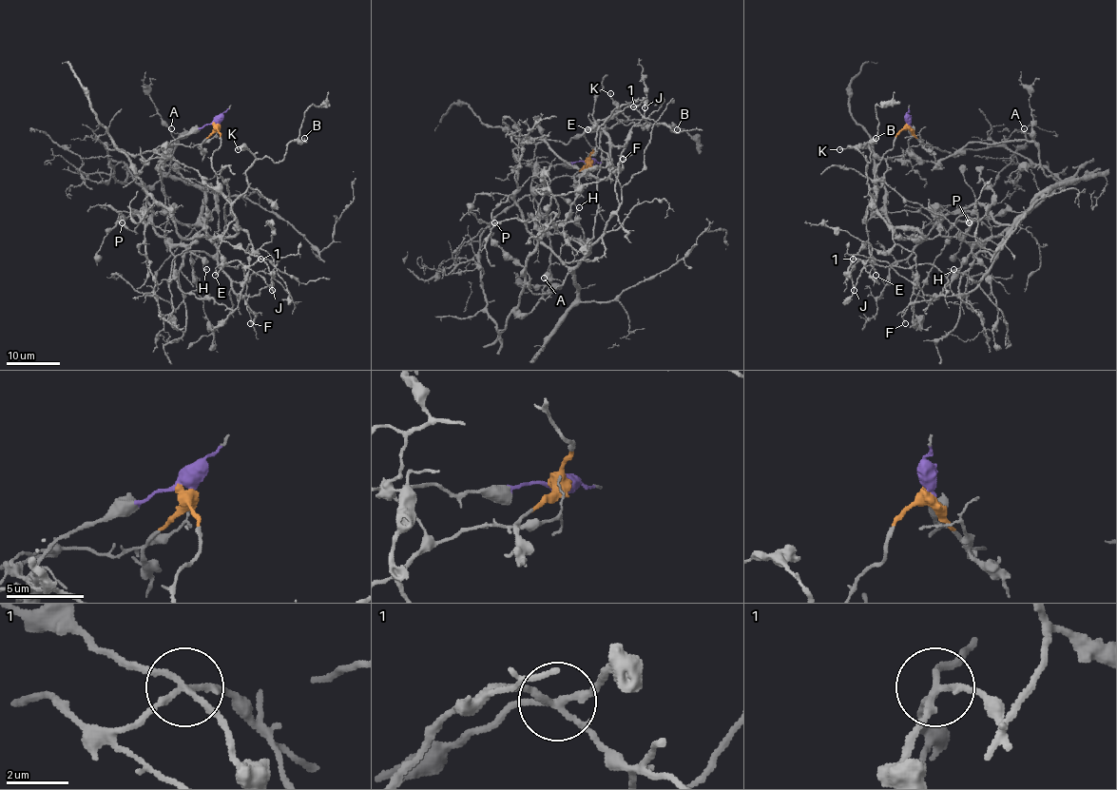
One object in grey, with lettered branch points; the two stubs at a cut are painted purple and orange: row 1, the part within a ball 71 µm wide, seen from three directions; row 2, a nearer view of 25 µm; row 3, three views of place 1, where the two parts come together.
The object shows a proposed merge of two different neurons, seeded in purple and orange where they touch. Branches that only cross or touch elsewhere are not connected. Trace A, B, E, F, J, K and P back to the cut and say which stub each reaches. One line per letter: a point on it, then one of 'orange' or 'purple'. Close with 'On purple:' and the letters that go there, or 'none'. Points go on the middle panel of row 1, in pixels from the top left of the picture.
A: place (544, 278); purple
B: place (677, 129); orange
E: place (587, 129); orange
F: place (623, 159); purple
J: place (645, 107); orange
K: place (610, 93); orange
P: place (494, 222); purple
On purple: A, F, P

